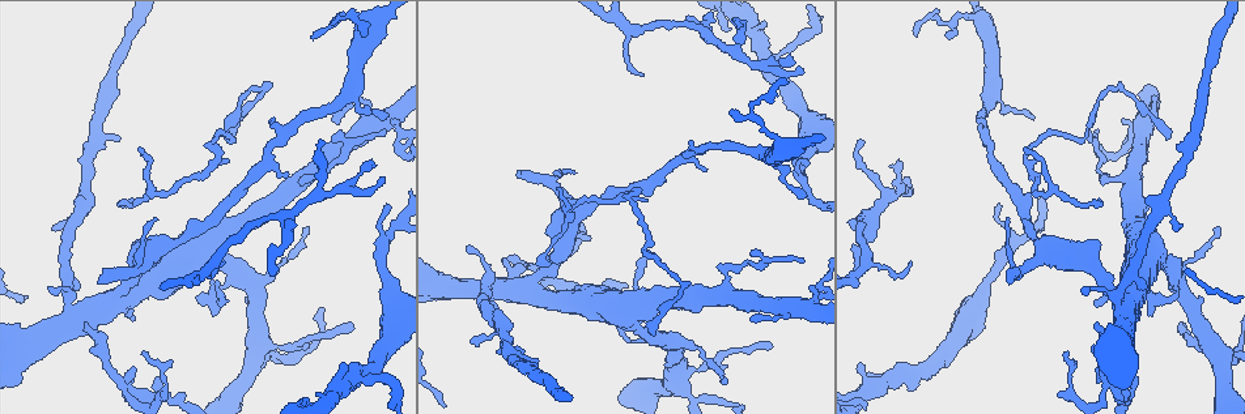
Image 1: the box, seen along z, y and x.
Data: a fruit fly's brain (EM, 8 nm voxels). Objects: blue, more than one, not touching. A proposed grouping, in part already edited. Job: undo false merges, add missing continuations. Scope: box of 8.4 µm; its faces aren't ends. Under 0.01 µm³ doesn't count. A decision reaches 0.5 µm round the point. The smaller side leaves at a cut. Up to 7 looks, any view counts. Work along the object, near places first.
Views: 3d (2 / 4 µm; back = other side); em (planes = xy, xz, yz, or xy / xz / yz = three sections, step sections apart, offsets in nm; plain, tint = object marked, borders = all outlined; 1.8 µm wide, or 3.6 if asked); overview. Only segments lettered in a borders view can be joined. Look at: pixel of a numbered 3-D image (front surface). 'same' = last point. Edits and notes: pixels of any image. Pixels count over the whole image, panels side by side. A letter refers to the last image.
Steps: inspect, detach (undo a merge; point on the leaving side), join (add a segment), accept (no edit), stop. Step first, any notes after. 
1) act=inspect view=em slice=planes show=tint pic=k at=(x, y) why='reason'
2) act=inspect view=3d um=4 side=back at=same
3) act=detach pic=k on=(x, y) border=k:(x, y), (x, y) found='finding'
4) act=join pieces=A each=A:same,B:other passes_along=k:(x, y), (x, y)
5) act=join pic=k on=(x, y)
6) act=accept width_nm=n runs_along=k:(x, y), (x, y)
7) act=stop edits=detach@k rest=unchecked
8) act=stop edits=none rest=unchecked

act=inspect view=3d um=4 pic=1 at=(652, 329) why='branch stops here'

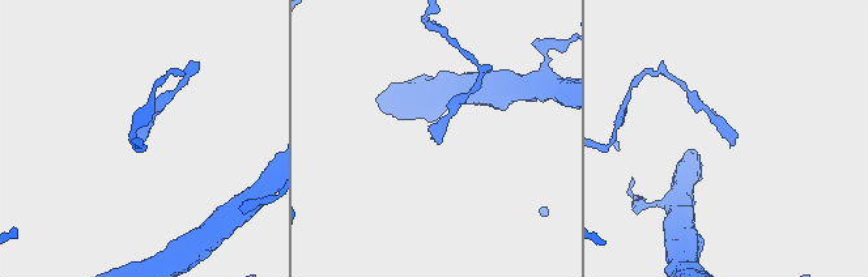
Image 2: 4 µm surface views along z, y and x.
act=inspect view=em slice=planes show=borders pic=2 at=(435, 140)

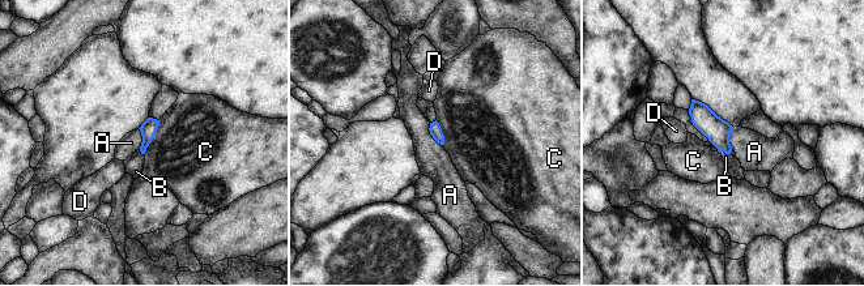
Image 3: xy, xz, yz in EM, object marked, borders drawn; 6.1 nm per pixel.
act=join pieces=B width_nm=80 each=A:other,B:same,C:other,D:other passes_along=3:(718, 131), (726, 153), (732, 163) found='the neuron continues'

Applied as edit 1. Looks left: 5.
act=inspect view=em slice=xy step=16 show=borders pic=1 at=(386, 116) why='branch stops here'

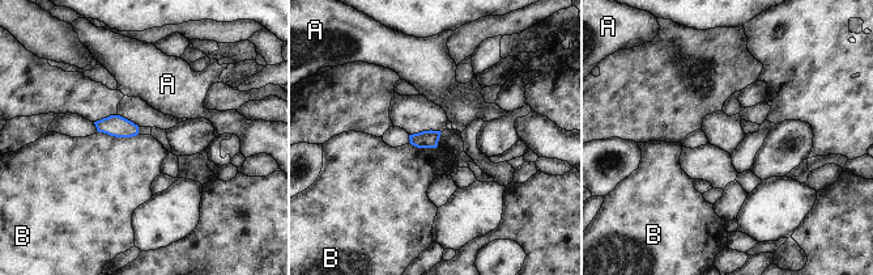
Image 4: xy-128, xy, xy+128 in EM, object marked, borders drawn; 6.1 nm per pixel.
act=inspect view=em slice=planes show=borders at=same

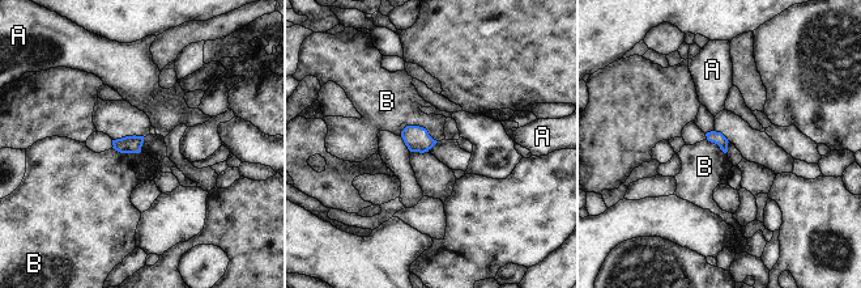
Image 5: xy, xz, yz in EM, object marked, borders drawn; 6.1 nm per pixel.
act=accept width_nm=80 each=A:other,B:other border=5:(400, 131), (422, 126), (437, 142) found='no lettered segment goes on from it'

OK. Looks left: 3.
act=inspect view=3d um=2 pic=1 at=(689, 142) why='an open end'

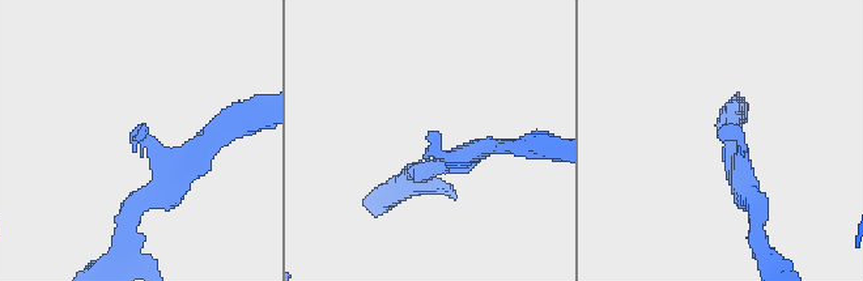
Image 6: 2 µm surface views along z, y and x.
act=inspect view=em slice=planes show=plain pic=6 at=(435, 133) arm_widths_nm=170,190

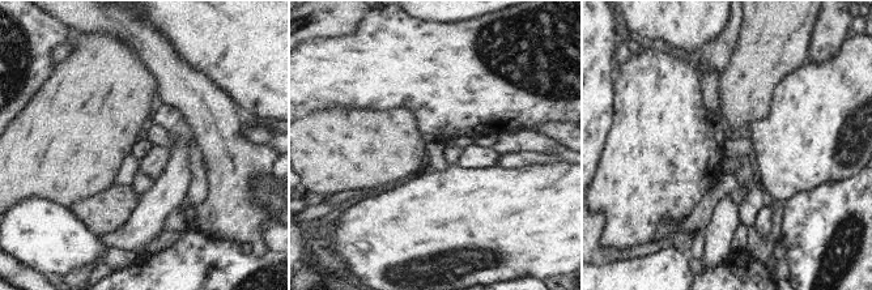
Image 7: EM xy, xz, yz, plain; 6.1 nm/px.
act=inspect view=em slice=planes show=borders at=same why='see the neighbours'

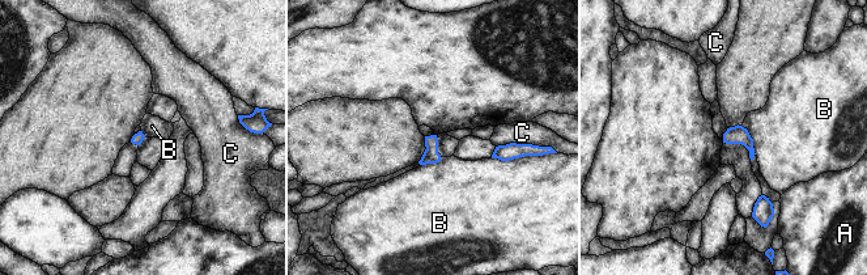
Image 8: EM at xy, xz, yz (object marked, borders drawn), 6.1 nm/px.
act=accept each=A:other,B:other,C:other found='none of them fits'

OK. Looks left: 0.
act=stop edits=join@3 rest=unchecked

